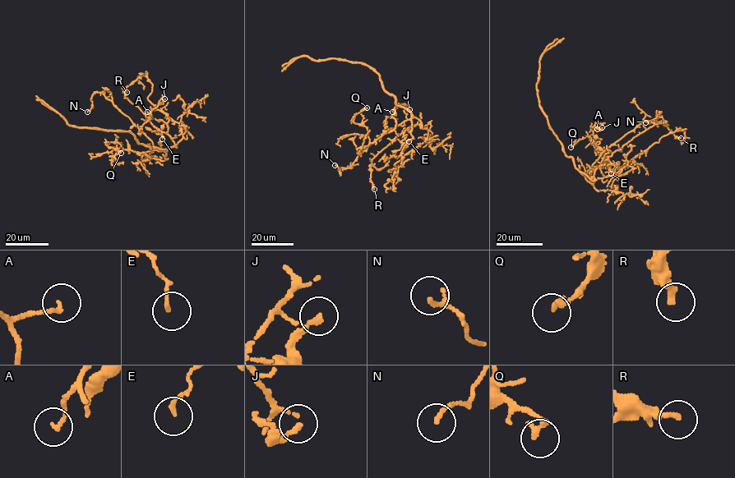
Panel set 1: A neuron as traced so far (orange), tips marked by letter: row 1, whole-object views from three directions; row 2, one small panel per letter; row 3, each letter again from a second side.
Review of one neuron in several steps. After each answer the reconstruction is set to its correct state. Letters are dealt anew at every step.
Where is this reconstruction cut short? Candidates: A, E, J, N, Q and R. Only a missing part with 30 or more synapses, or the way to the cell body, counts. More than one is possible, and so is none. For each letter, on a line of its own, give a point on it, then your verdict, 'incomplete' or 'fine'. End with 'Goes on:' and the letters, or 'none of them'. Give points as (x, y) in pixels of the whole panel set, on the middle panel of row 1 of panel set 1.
A: at (392, 112); fine
E: at (409, 141); fine
J: at (409, 109); fine
N: at (335, 165); fine
Q: at (367, 108); fine
R: at (374, 189); fine
Goes on: none of them

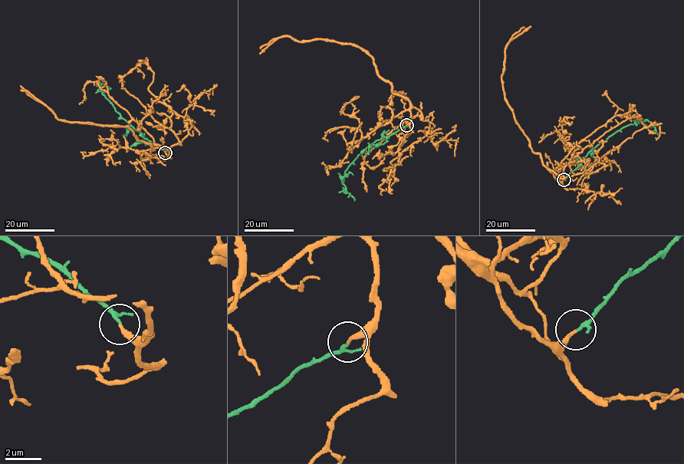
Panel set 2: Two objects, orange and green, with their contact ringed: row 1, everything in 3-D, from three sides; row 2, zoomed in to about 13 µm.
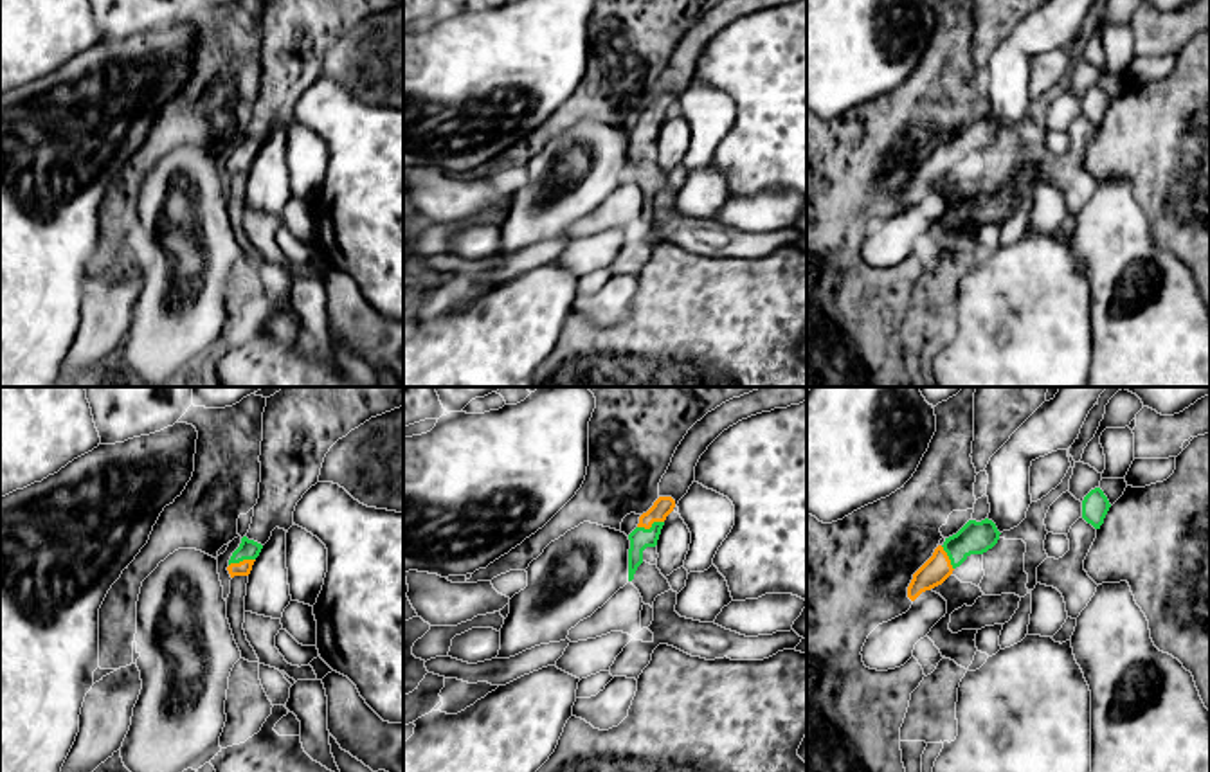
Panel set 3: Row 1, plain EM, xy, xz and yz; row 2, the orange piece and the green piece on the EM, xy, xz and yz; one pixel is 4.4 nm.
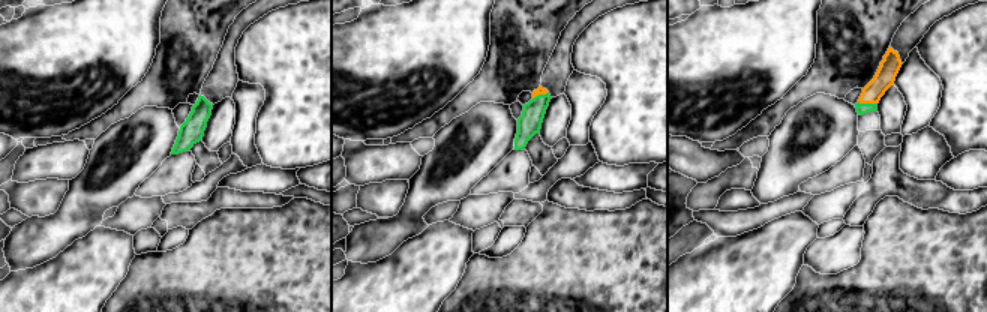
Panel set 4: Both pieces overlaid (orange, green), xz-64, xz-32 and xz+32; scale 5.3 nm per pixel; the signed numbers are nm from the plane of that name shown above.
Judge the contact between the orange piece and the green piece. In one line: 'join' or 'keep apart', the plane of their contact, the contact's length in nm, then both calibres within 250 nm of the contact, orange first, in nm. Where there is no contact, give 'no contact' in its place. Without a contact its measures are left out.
join; meets orange in xz; contact 120 nm long; 90 nm thick on the orange side, 100 nm on the other

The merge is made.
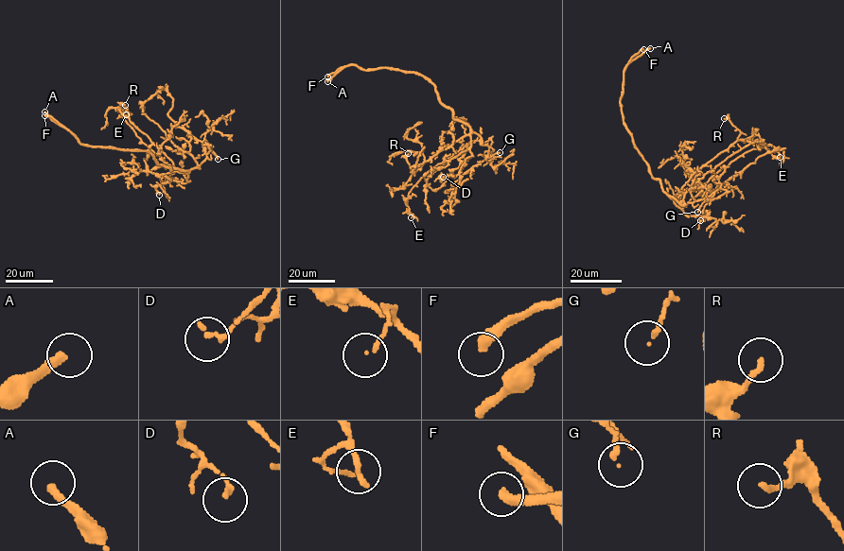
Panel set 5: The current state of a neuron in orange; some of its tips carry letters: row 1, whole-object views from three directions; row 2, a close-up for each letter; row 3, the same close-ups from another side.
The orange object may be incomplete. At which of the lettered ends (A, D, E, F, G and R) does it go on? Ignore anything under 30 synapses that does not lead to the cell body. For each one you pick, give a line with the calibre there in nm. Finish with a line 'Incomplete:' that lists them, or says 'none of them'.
A: 260 nm thick
F: 240 nm thick
Incomplete: A, F

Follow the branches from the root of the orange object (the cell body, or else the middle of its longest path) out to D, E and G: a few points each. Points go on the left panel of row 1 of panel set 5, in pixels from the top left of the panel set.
D: (177, 169), (187, 171), (188, 180), (182, 183), (167, 180), (155, 187), (159, 195)
E: (177, 169), (187, 171), (188, 177), (143, 143), (121, 116), (121, 109), (128, 111), (126, 114)
G: (177, 169), (199, 168), (206, 158), (205, 147), (212, 150), (218, 159)

